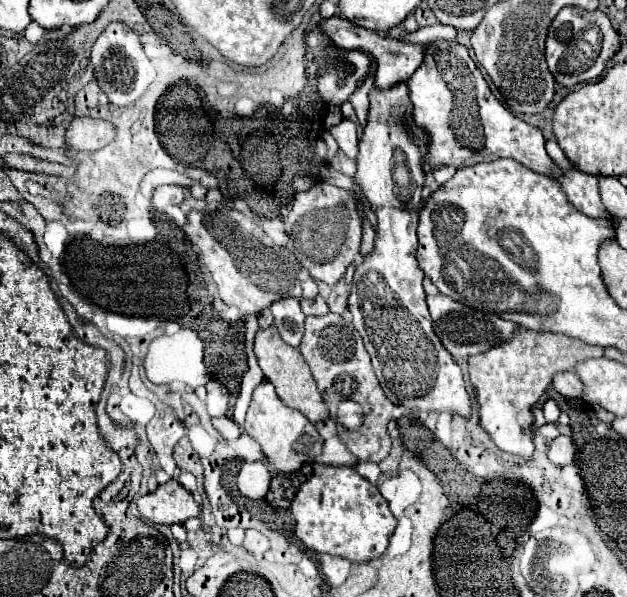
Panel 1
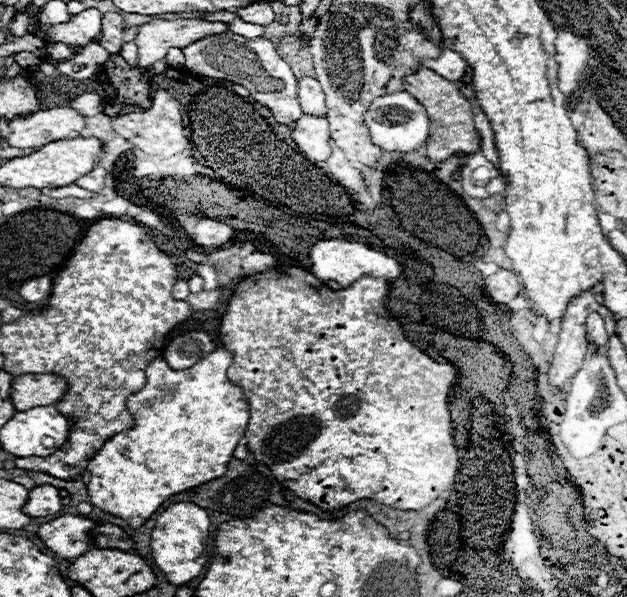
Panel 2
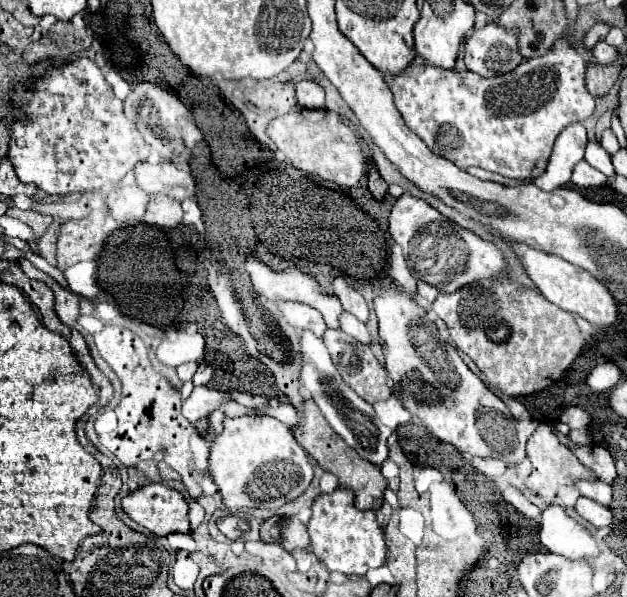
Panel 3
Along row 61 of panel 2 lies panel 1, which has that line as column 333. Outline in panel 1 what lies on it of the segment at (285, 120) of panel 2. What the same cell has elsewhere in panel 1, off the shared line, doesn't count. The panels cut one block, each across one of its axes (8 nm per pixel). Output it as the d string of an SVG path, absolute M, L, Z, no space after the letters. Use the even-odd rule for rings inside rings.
M320 182L308 192L300 192L294 198L294 206L282 218L282 222L286 234L290 236L286 248L298 258L302 268L306 268L314 280L336 284L340 276L346 272L346 268L360 254L364 220L360 216L354 194L348 190Z

